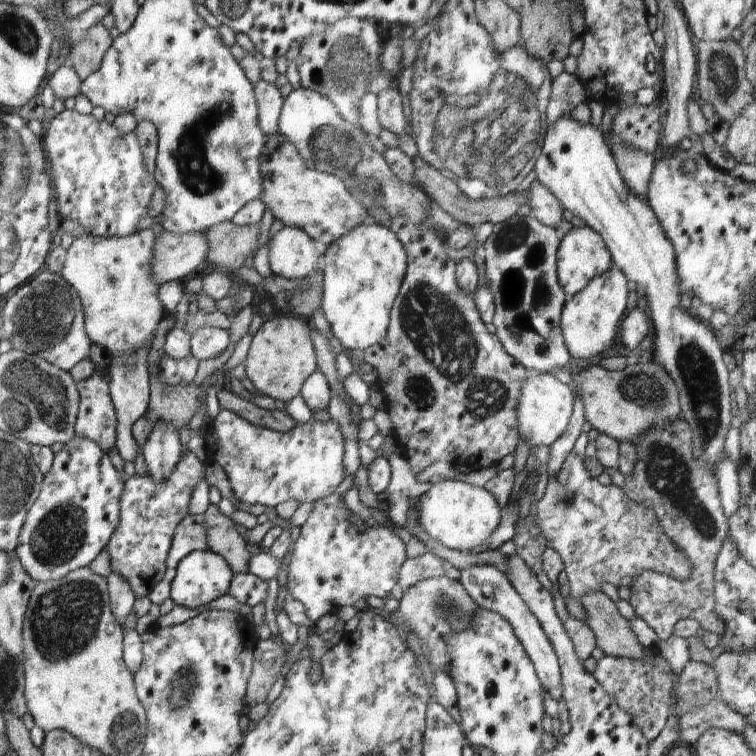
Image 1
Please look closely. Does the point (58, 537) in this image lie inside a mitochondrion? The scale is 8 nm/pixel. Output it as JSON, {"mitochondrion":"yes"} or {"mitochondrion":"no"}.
{"mitochondrion":"yes"}

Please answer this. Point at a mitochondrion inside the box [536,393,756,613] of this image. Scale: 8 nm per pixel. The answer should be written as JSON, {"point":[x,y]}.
{"point":[666,471]}

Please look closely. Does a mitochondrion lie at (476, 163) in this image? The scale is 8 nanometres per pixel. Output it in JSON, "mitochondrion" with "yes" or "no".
{"mitochondrion":"yes"}

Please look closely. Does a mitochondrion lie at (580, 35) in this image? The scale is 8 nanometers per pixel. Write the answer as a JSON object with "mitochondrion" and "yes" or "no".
{"mitochondrion":"no"}

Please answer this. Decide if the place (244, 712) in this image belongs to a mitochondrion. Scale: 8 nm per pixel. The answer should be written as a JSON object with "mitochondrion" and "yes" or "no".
{"mitochondrion":"no"}

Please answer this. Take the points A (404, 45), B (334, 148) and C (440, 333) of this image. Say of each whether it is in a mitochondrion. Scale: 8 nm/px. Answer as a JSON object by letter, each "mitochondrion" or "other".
{"A":"other","B":"mitochondrion","C":"mitochondrion"}

